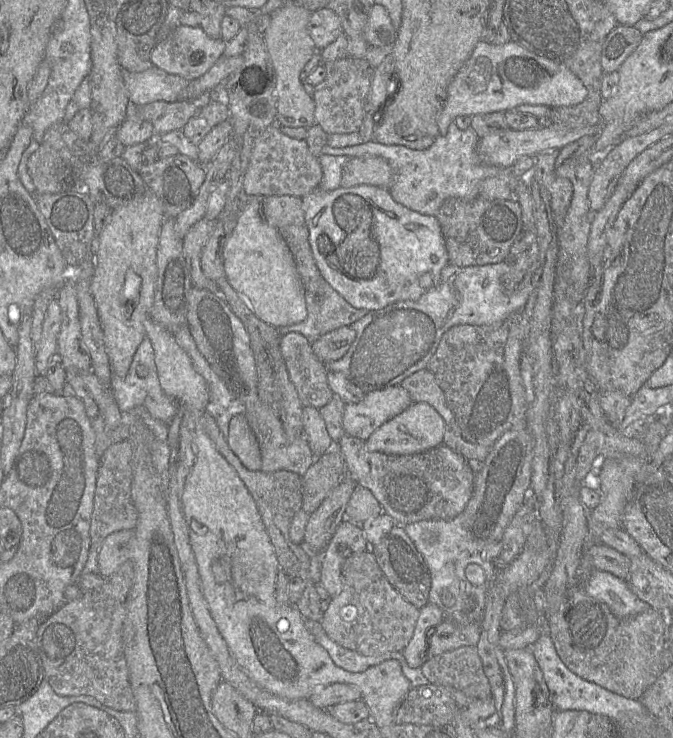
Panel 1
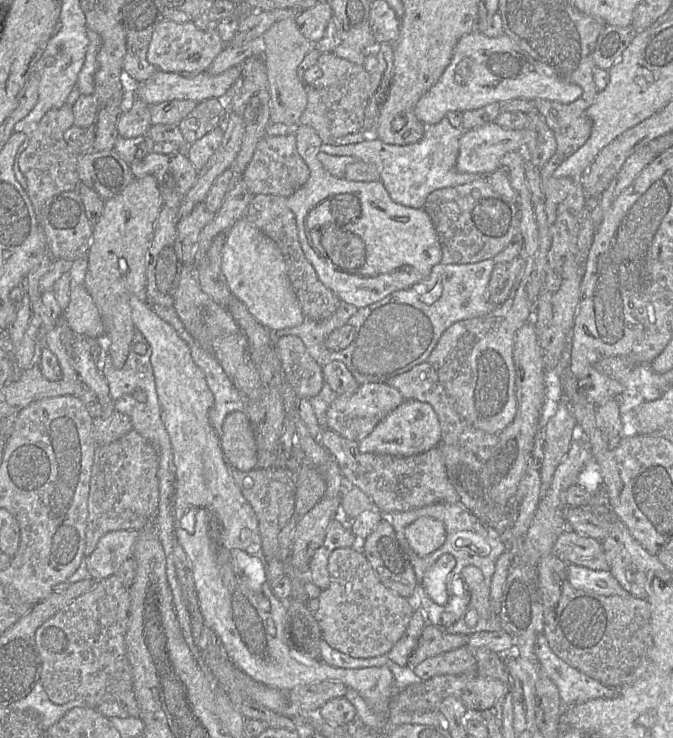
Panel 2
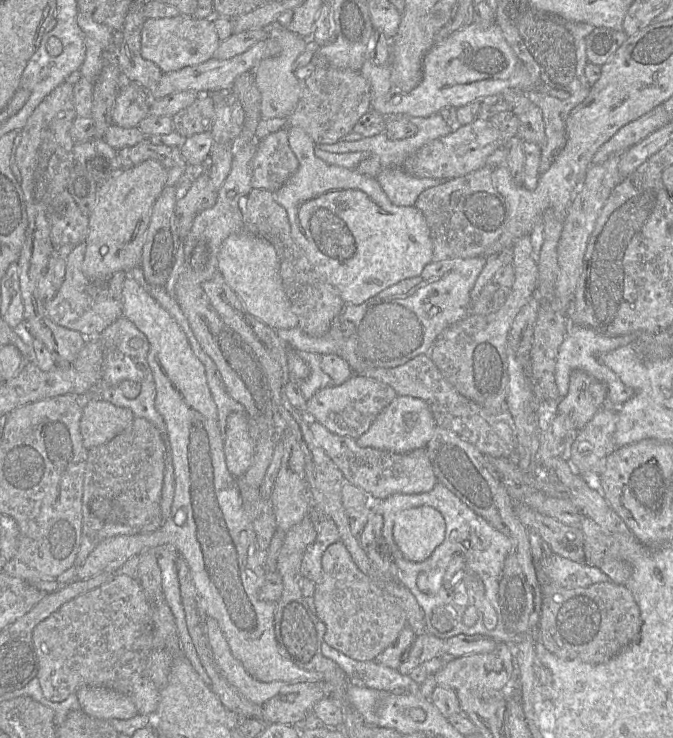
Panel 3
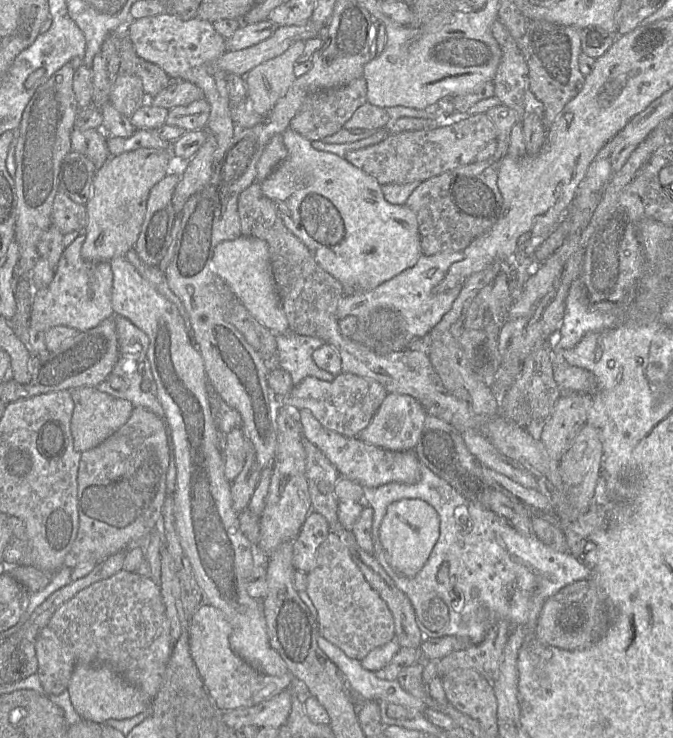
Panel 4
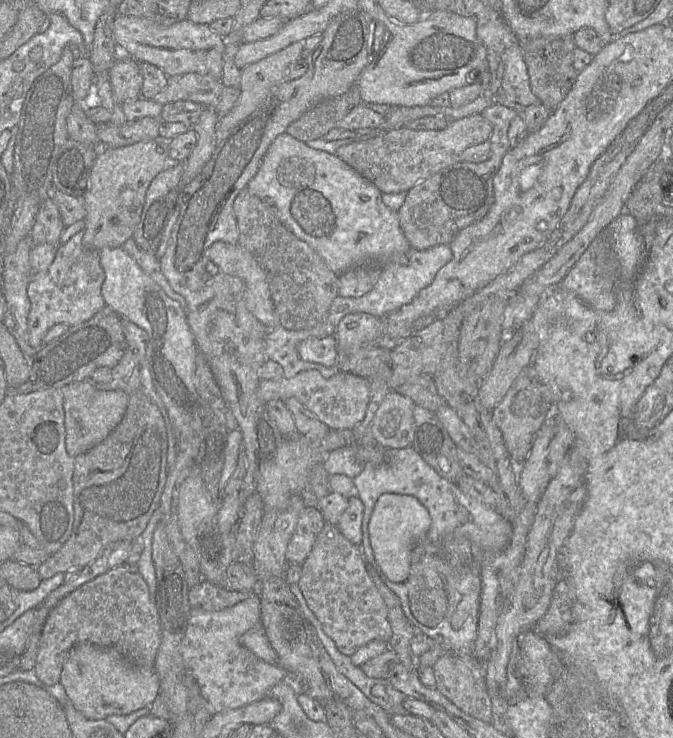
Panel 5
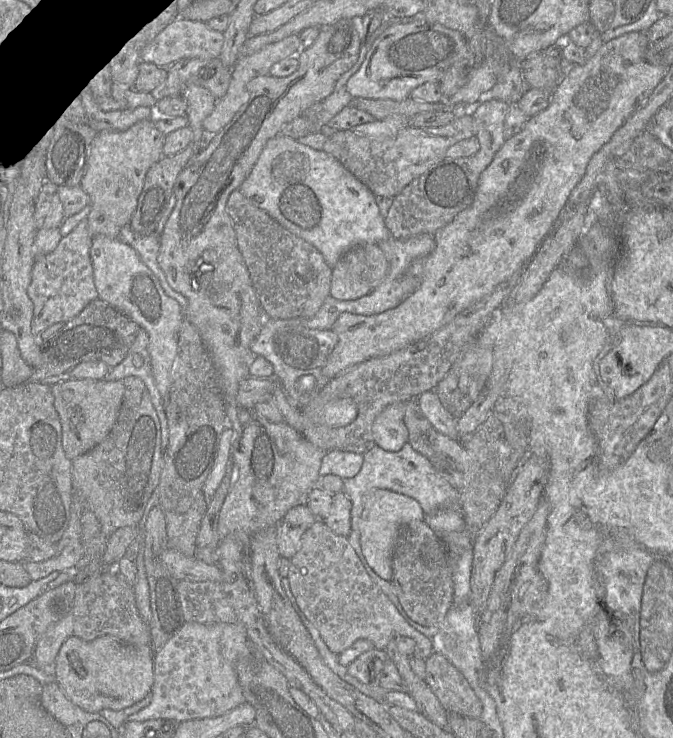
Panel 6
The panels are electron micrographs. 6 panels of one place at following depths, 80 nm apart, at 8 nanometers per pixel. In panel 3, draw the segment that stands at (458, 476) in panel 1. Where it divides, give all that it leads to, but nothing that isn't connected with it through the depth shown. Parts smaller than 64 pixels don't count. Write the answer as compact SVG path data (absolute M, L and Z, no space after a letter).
M309 412L302 413L308 419L315 443L321 447L340 469L346 481L358 486L376 500L394 494L421 494L433 489L438 479L425 449L405 453L390 452L369 447L360 447L356 439L340 436L329 431L317 420L310 419Z

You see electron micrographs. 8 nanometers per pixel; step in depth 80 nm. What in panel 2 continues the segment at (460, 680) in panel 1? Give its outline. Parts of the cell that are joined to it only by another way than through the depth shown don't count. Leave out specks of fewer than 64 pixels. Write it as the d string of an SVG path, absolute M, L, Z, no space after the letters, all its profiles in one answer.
M464 646L426 659L414 673L423 681L439 675L475 675L478 664L474 651Z

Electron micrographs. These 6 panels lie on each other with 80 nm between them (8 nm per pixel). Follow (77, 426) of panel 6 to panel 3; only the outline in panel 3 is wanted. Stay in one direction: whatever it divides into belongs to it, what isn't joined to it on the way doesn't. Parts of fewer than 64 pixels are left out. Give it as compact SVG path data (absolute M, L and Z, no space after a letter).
M85 394L80 398L83 413L80 432L88 450L103 445L122 433L135 418L128 408L118 407L101 397Z

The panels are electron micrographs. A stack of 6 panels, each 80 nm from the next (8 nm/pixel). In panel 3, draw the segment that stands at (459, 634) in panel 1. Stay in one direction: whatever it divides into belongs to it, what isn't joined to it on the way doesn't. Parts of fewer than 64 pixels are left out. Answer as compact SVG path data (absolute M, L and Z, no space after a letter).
M426 631L416 636L404 654L402 662L397 668L398 672L407 675L421 663L444 656L444 645L444 639L438 638Z

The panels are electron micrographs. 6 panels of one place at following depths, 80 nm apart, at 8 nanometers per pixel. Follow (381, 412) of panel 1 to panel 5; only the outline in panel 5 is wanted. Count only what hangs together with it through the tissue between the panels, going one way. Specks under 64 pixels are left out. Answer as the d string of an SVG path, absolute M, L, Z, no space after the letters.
M308 370L290 379L281 377L260 380L257 396L264 403L274 399L285 401L294 397L329 430L352 430L365 417L370 399L369 380L344 372L337 372L332 378L325 379L319 371Z

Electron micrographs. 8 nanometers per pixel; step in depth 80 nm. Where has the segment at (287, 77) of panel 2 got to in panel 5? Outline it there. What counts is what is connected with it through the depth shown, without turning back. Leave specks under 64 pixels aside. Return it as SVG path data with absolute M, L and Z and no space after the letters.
M294 42L286 48L269 55L262 60L250 64L241 70L240 96L233 108L218 120L216 134L228 132L237 126L243 119L251 115L265 100L269 92L278 84L286 81L284 72L287 67L301 57L304 50L303 42Z

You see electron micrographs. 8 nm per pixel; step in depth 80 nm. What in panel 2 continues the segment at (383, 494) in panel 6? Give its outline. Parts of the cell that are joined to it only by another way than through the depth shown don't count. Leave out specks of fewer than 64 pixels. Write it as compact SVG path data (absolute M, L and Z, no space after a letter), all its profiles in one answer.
M420 517L408 525L405 538L410 549L419 556L426 556L440 548L446 540L445 525L441 520Z

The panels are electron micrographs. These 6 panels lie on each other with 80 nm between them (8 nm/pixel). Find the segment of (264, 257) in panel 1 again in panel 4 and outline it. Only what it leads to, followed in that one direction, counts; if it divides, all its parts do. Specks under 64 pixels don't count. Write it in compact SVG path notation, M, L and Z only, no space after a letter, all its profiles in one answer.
M243 235L223 241L215 247L212 262L216 275L229 286L257 321L275 334L288 331L289 324L276 290L266 241Z

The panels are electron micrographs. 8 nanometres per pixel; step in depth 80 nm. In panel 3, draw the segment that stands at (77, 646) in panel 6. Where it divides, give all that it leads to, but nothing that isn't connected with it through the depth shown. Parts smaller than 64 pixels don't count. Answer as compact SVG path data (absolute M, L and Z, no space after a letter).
M81 687L75 695L80 709L97 719L127 720L138 714L136 706L128 696L107 688Z

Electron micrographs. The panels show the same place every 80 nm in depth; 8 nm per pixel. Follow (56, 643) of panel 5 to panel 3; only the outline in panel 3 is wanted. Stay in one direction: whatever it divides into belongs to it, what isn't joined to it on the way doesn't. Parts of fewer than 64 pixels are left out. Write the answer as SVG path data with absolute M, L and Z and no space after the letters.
M121 573L62 605L34 628L32 641L39 663L37 678L46 699L62 702L81 687L102 687L128 696L138 714L150 716L157 709L160 690L146 675L147 656L155 649L166 649L173 656L182 655L174 618L166 601L150 605L138 579Z

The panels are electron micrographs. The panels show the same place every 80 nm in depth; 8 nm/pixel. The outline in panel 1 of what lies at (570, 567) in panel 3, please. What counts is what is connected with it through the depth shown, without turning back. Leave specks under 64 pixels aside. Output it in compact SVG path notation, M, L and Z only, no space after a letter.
M592 570L582 587L589 596L606 604L619 618L642 613L651 607L629 589L625 580L607 571Z

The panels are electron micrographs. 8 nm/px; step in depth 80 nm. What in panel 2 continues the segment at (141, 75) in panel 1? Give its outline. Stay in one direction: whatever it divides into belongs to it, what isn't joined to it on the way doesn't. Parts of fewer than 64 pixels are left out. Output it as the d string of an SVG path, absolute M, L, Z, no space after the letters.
M243 63L233 66L218 75L212 75L208 71L190 74L157 70L149 79L135 85L134 93L136 97L148 105L175 99L193 100L198 103L209 98L223 98L225 101L228 90L240 75L242 68Z

